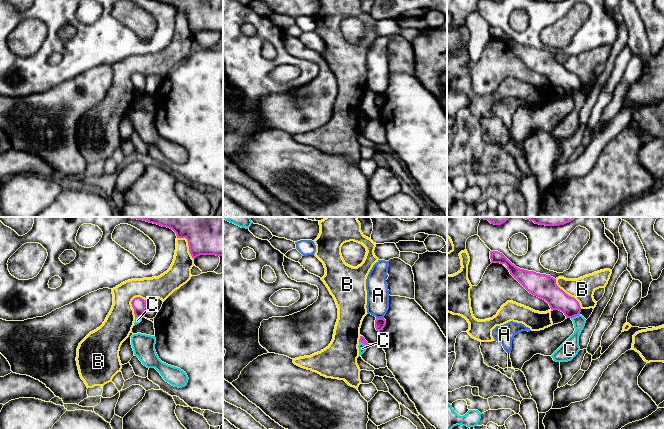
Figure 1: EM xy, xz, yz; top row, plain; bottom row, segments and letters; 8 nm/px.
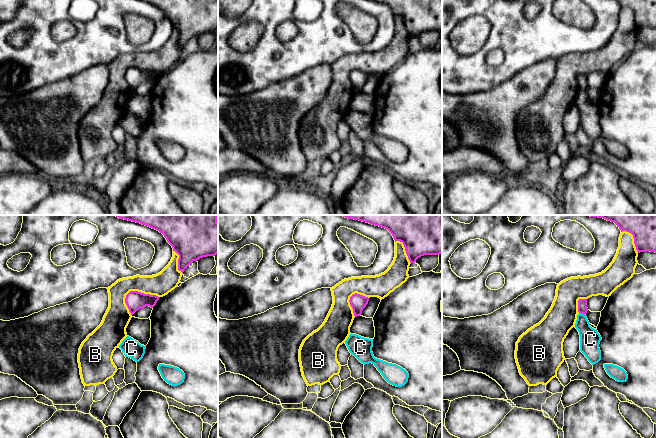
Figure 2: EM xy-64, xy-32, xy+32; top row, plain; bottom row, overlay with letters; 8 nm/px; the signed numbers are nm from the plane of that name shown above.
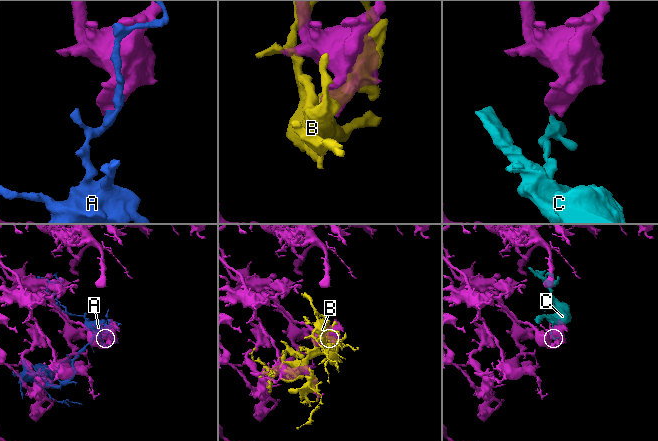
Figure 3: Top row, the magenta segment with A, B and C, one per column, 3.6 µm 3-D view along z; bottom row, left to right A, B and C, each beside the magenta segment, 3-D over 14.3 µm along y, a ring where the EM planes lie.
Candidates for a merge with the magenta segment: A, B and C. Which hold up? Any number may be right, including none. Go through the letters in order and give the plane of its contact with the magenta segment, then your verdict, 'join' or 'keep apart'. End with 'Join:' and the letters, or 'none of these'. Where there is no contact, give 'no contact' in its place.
A: meets magenta in xz; keep apart
B: meets magenta in yz; keep apart
C: meets magenta in yz; keep apart
Join: none of these

